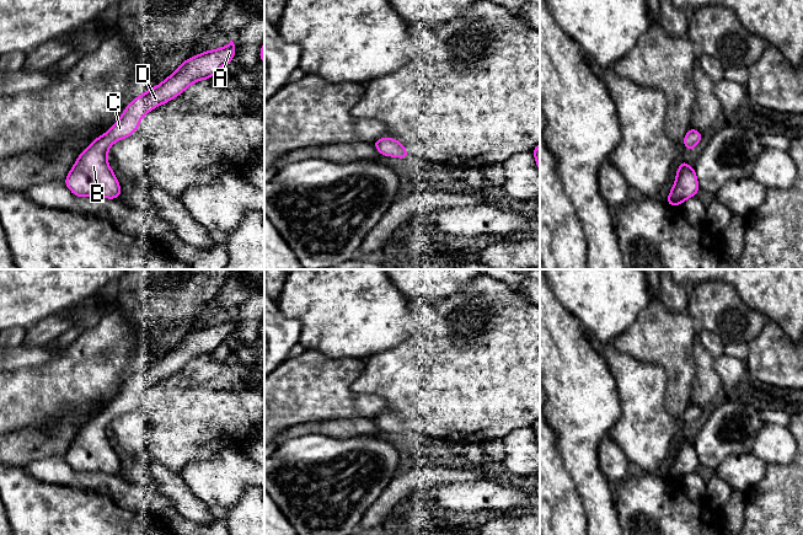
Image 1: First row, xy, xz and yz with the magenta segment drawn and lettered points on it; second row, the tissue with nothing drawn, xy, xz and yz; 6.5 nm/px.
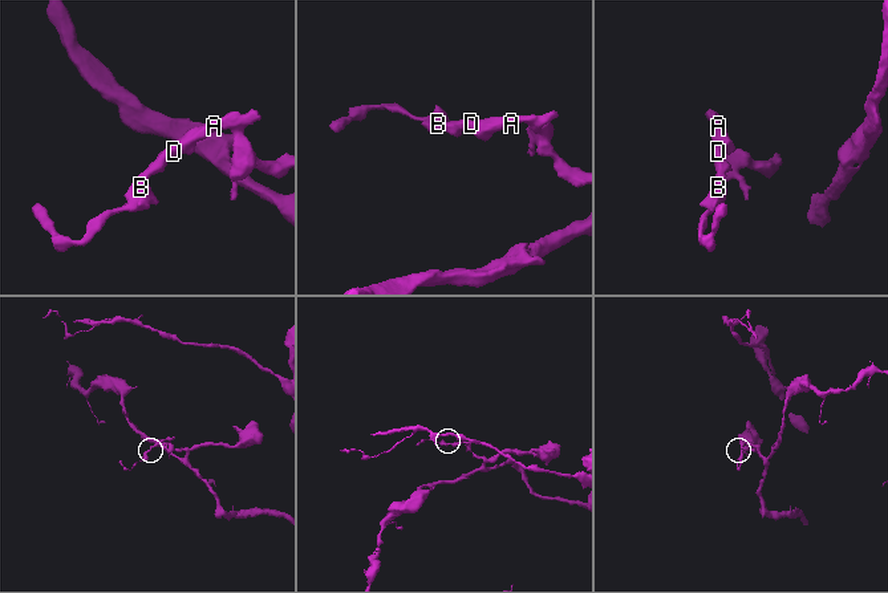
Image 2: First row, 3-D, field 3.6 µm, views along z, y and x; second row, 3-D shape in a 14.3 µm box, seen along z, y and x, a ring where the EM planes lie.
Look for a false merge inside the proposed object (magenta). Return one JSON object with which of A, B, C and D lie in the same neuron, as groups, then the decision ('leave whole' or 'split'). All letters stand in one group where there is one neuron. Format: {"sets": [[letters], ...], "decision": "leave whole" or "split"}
{"sets": [["A", "B", "C", "D"]], "decision": "leave whole"}

